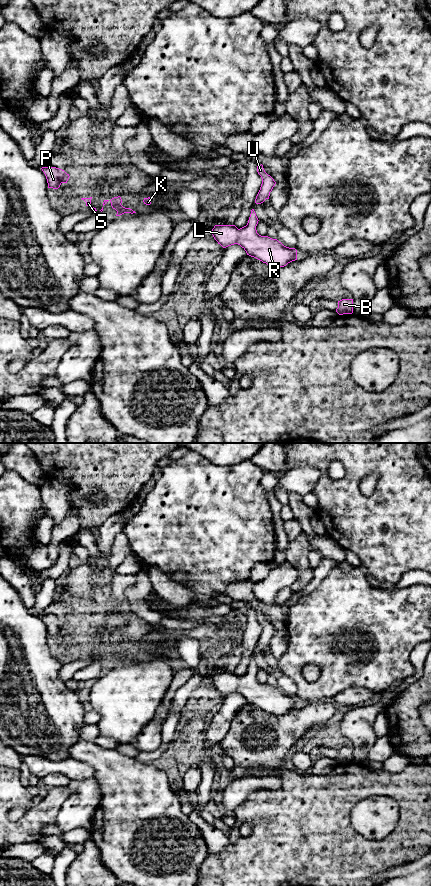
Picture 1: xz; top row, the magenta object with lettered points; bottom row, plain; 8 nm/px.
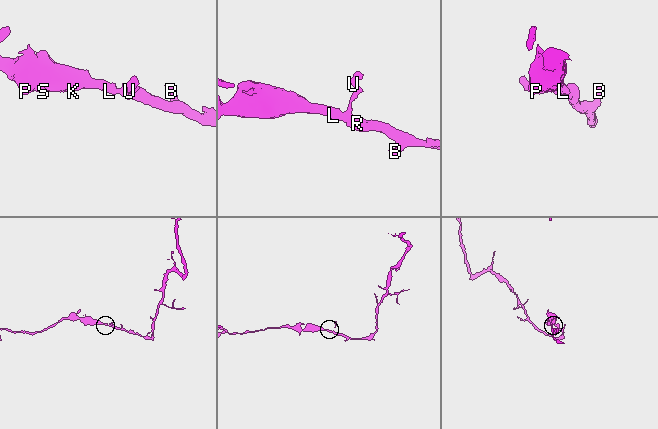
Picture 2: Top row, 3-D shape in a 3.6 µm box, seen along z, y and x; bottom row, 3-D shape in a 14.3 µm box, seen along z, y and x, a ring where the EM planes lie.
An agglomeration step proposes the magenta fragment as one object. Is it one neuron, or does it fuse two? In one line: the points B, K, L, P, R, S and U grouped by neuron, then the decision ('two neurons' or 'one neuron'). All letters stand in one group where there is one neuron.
B K L P R S U | one neuron

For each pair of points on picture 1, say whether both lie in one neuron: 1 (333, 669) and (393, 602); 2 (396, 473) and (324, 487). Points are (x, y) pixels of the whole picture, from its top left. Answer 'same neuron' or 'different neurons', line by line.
1: same neuron
2: same neuron

